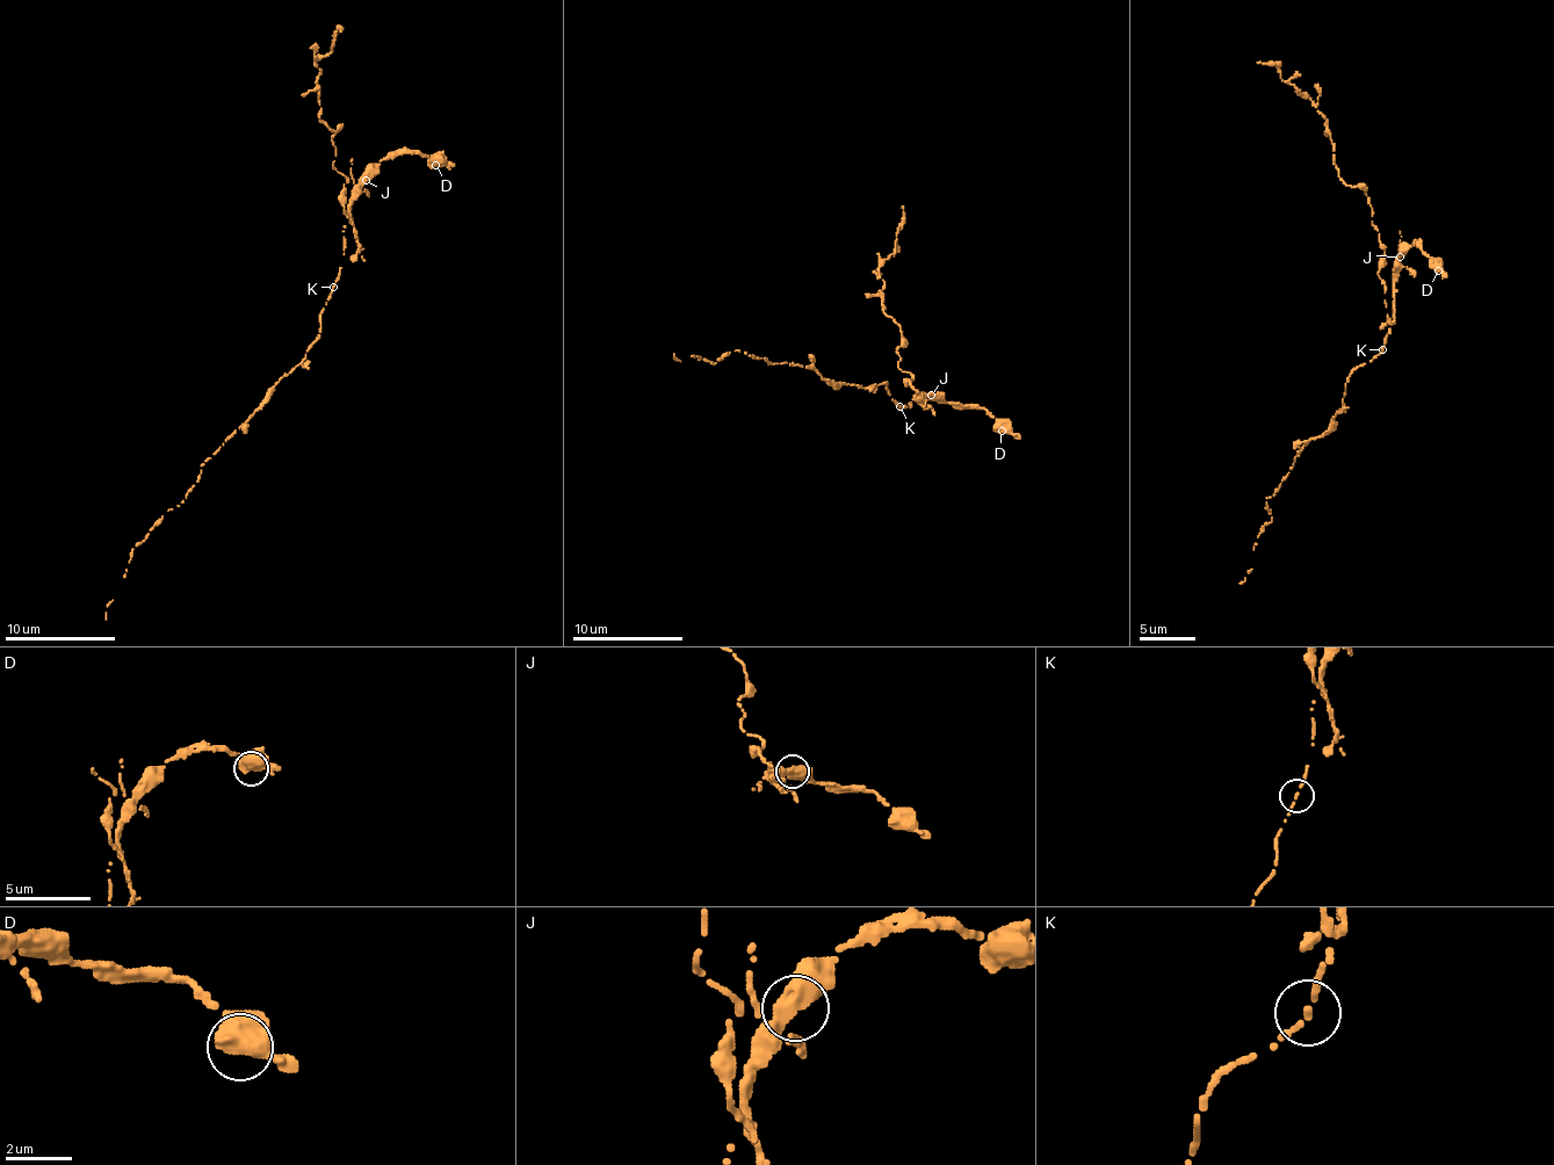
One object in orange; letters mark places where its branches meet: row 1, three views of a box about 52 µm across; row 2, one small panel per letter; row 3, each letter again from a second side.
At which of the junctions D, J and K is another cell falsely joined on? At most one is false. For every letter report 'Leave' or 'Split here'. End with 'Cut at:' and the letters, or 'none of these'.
D: Leave
J: Split here
K: Leave
Cut at: J

